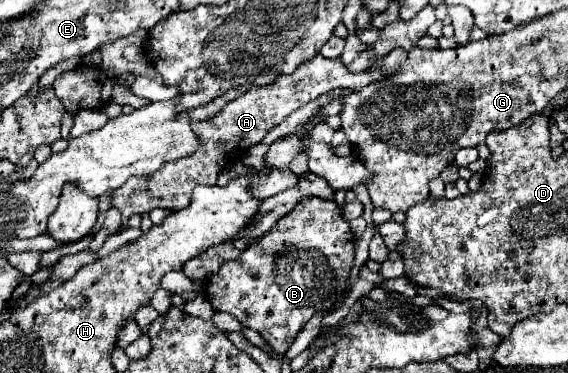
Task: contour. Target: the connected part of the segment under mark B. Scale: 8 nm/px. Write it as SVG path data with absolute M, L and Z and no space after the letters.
M307 197L303 199L303 203L299 203L299 207L295 207L295 211L279 219L279 223L275 223L275 227L267 231L267 235L251 243L237 259L225 261L219 271L207 279L205 297L215 311L231 313L241 325L255 329L275 353L283 355L295 341L297 333L317 311L325 311L339 301L353 269L353 259L355 237L349 229L349 223L339 215L337 203Z

